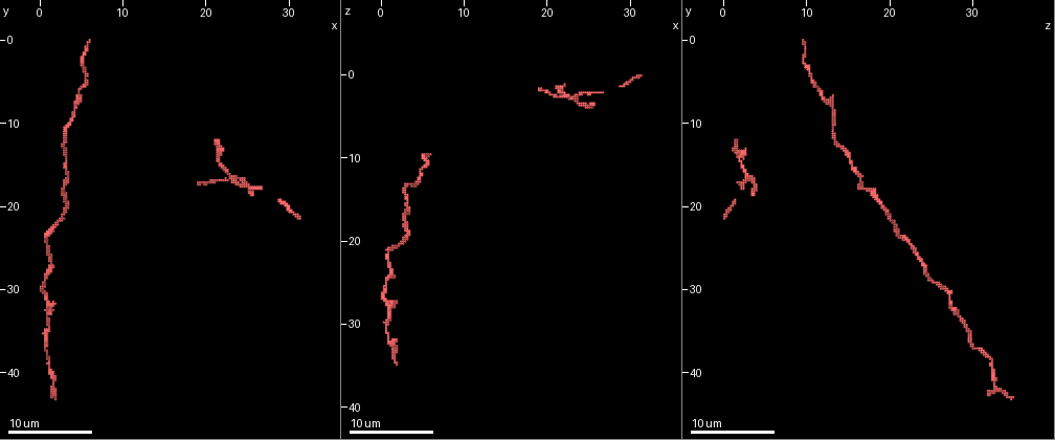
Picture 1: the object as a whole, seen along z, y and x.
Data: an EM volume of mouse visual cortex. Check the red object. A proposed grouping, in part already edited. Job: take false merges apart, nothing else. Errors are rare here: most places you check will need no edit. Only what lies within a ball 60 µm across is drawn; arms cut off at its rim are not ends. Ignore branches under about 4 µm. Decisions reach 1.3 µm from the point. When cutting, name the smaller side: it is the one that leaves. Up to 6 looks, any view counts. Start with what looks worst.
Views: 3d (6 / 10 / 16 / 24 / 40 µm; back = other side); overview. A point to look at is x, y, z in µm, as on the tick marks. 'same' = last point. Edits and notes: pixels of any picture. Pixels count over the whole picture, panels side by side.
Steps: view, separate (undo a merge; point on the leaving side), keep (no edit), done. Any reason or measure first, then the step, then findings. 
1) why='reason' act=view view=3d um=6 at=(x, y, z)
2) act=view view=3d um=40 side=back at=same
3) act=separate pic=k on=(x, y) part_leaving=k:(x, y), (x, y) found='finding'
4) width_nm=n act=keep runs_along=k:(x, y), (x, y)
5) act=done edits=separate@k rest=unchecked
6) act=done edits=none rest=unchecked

why='looks like a crossing' act=view view=3d um=16 at=(23.0, 16.4, 3.0)

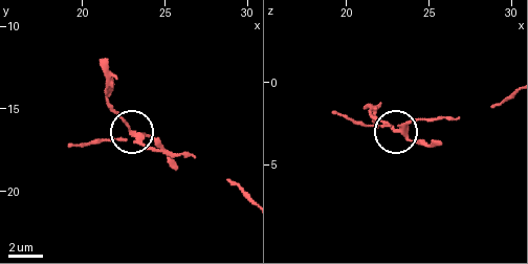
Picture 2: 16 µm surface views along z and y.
act=view view=3d um=6 at=(23.1, 16.6, 3.0)

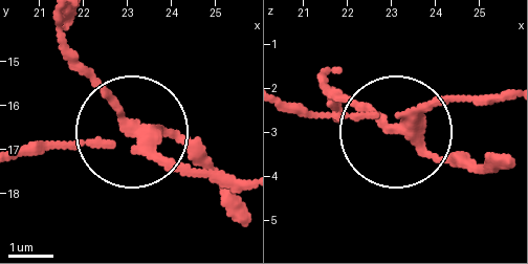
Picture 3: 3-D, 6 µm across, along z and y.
act=separate pic=3 on=(463, 160) part_leaving=3:(410, 117), (388, 126), (327, 81) found='two neurons meet here'

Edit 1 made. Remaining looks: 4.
act=view view=overview

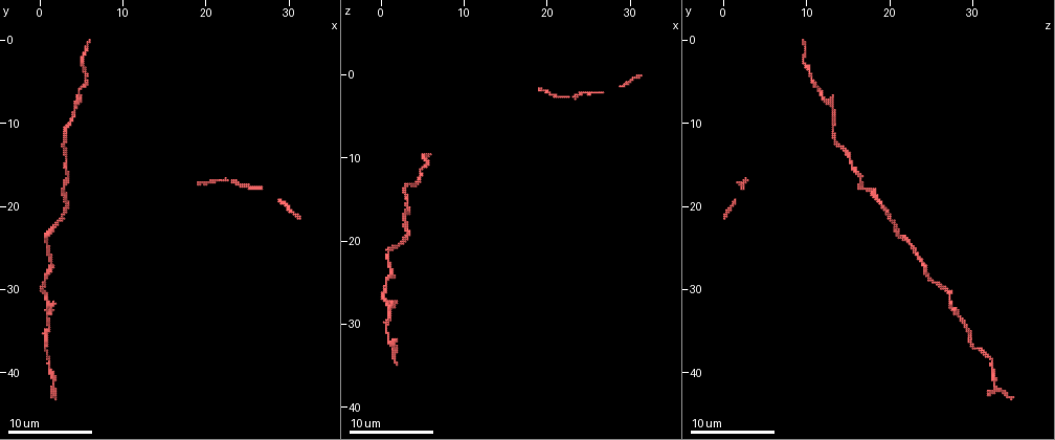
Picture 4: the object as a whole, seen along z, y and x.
why='two arms at a narrow angle' act=view view=3d um=6 at=(4.6, 6.8, 12.0)

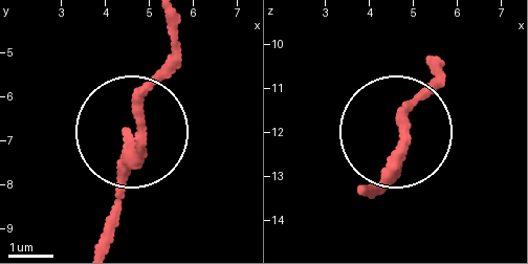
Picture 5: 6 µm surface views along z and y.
act=keep runs_along=5:(100, 238), (137, 136), (141, 91), (168, 62) found='one neuron here'

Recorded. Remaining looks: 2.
why='thick turns thin' act=view view=3d um=16 at=(0.8, 33.4, 28.6)

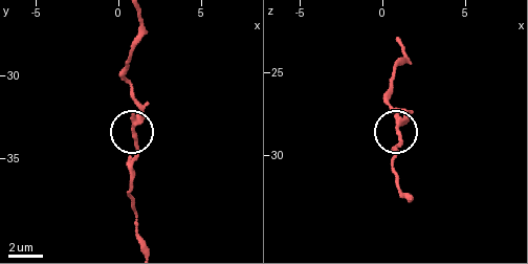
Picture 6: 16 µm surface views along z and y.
act=keep runs_along=6:(398, 42), (405, 59), (390, 96), (397, 150) found='continuous, no second neuron'

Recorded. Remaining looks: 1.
act=done edits=separate@3 rest=unchecked

